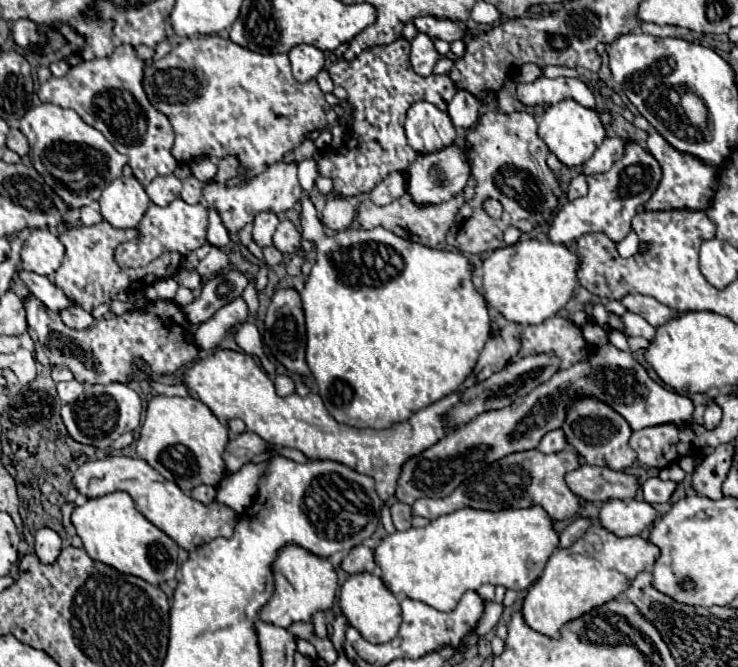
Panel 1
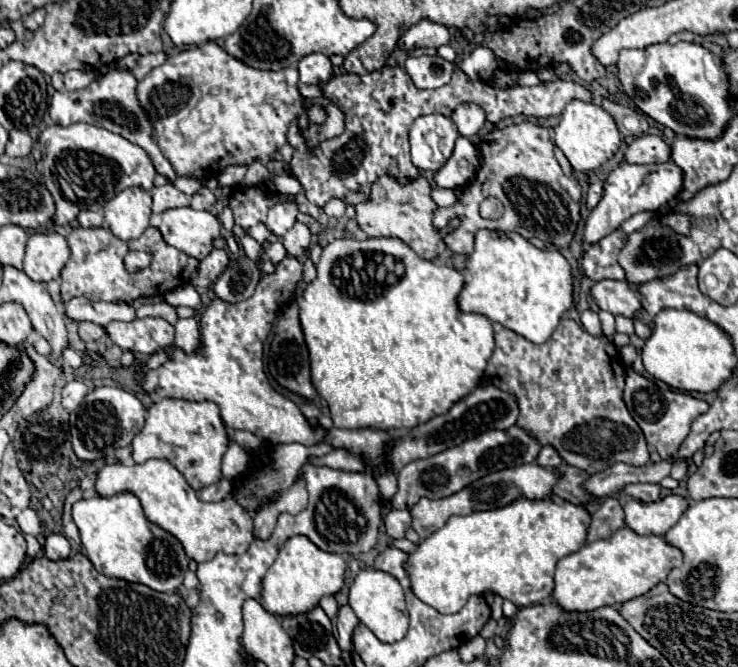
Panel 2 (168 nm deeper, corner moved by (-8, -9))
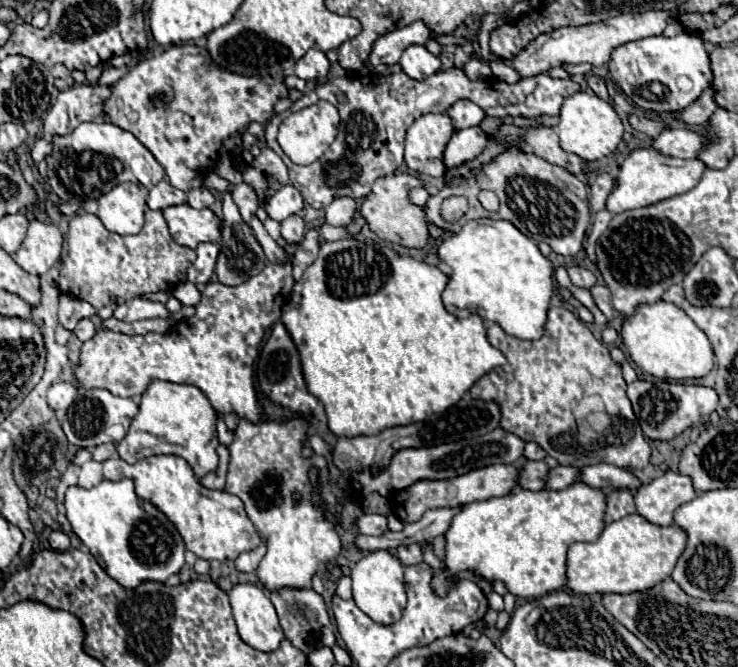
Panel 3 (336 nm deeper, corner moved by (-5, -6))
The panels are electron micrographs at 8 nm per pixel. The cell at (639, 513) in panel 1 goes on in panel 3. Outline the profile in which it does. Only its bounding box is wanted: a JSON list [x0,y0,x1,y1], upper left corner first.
[634,471,694,525]

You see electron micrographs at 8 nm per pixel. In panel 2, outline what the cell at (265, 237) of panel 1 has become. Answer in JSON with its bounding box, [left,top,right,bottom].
[265,202,297,236]

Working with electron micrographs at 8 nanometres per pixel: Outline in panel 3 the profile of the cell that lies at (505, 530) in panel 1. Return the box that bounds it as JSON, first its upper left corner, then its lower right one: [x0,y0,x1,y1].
[432,483,606,597]

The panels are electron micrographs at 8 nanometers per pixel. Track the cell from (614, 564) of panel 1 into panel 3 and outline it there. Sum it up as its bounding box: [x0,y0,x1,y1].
[568,513,686,593]

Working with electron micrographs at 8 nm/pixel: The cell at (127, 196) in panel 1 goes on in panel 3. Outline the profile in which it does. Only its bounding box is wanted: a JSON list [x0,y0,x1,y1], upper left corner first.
[98,183,148,235]

